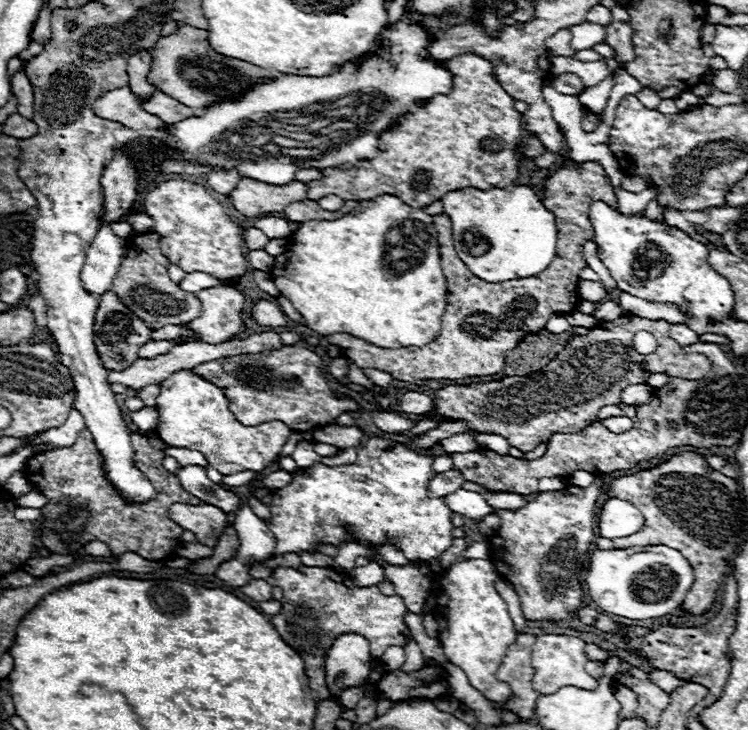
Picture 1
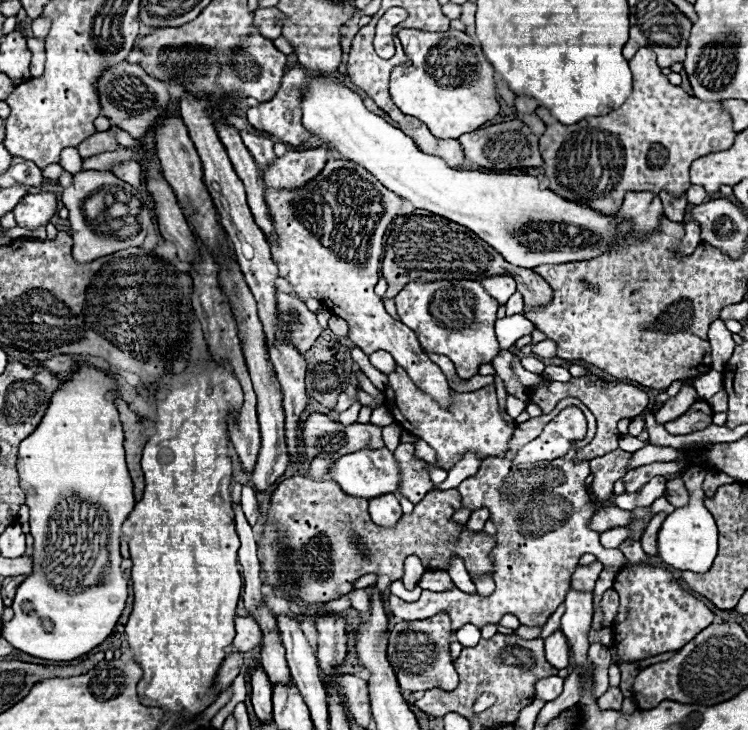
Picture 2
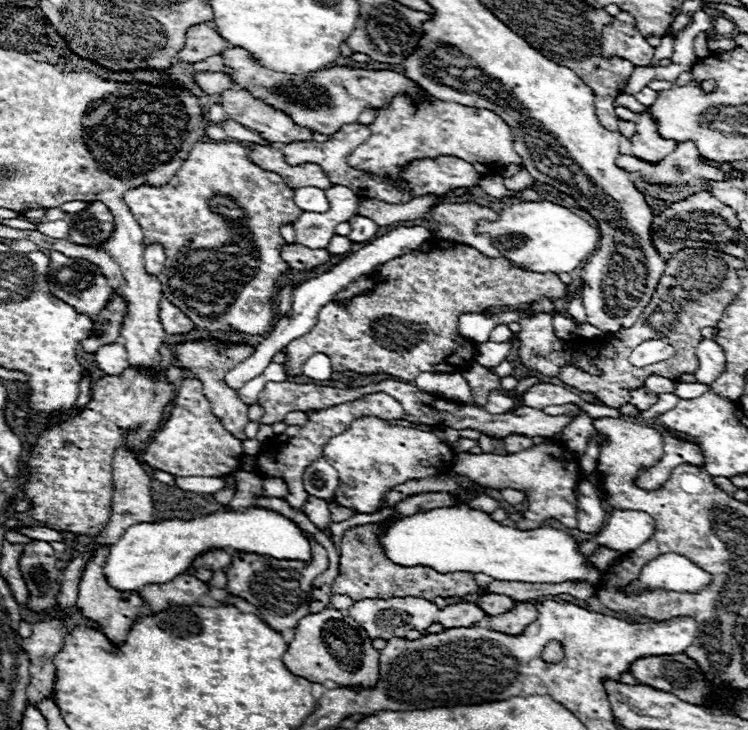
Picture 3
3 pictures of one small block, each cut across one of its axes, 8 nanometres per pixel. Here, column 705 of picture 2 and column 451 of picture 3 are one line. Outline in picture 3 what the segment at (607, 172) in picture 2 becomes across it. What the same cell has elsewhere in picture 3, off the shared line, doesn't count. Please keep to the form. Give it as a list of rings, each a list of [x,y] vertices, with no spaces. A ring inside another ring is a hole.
[[[424,92],[426,102],[414,104],[408,94],[398,94],[380,110],[378,118],[368,126],[370,138],[356,148],[346,162],[352,168],[362,168],[370,174],[382,176],[382,180],[394,180],[398,188],[406,188],[402,180],[402,168],[414,160],[438,158],[442,154],[456,156],[470,162],[480,176],[492,176],[510,164],[520,164],[520,156],[512,148],[510,126],[486,108],[462,106],[456,102],[444,102]]]

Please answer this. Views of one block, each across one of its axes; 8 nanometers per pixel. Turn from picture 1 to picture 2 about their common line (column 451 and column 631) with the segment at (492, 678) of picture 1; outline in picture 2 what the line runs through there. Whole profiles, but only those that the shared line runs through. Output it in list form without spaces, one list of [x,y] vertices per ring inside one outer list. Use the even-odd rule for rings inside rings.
[[[626,566],[616,574],[614,590],[620,594],[620,608],[614,620],[616,648],[624,662],[638,662],[646,656],[678,650],[714,620],[712,610],[686,594],[676,578],[662,568]]]

